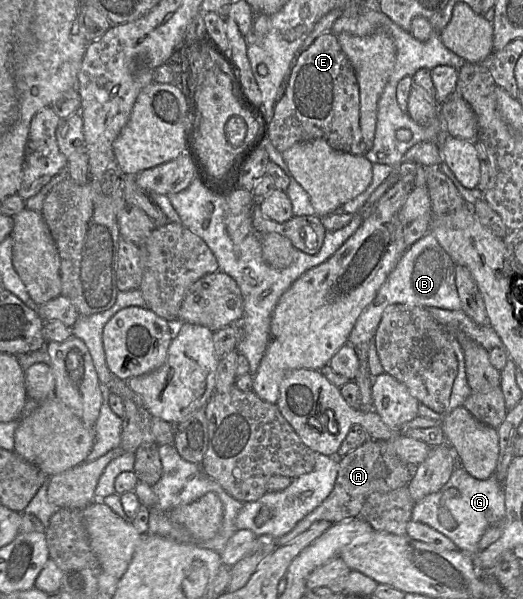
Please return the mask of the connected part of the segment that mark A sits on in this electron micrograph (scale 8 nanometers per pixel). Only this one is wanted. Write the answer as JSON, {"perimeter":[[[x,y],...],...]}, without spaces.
{"perimeter":[[[368,439],[363,445],[342,456],[338,463],[338,475],[330,495],[311,513],[299,521],[287,534],[276,539],[277,546],[288,544],[305,532],[314,522],[326,520],[332,524],[361,518],[365,500],[374,492],[389,492],[407,485],[415,466],[403,463],[393,452],[387,452],[385,441]]]}

